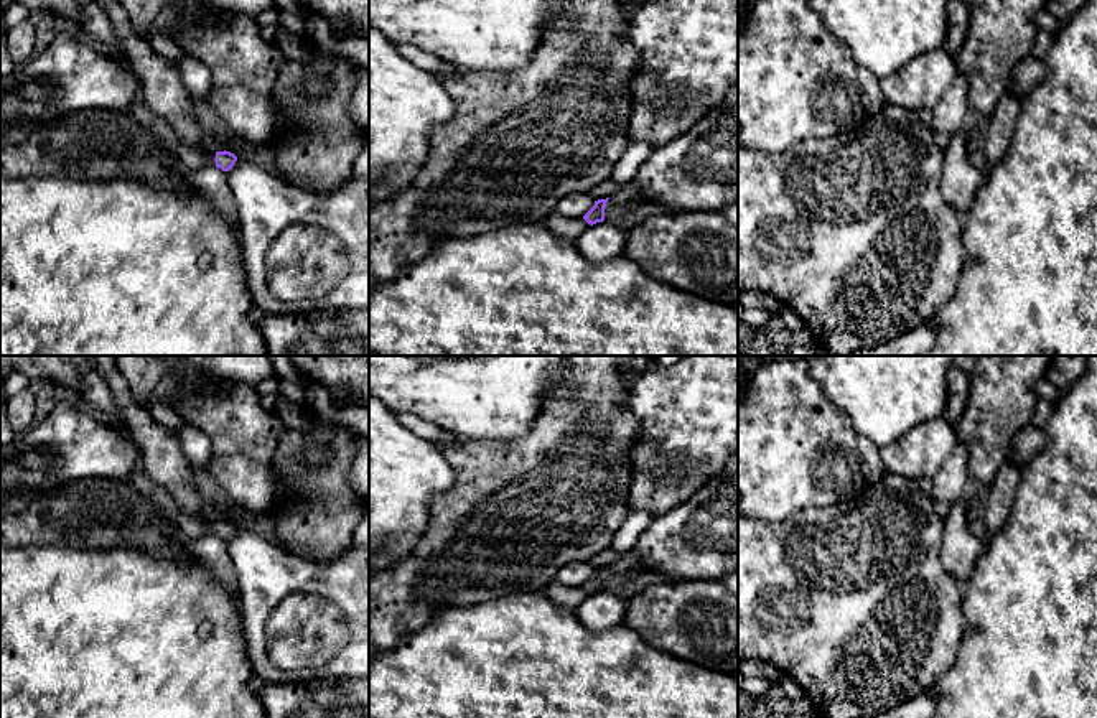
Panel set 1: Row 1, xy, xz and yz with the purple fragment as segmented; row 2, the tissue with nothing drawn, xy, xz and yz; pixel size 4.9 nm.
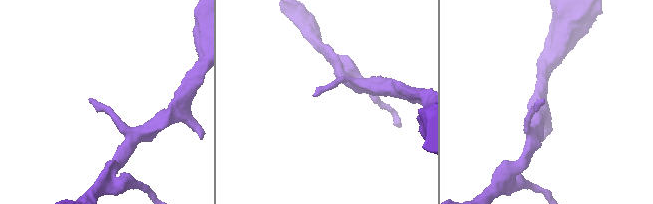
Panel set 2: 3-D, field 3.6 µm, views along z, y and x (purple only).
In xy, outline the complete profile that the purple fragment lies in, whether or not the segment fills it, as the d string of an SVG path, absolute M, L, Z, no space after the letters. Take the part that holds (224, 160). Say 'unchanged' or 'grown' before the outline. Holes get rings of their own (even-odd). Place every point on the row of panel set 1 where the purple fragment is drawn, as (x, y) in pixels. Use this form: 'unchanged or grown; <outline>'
grown; M137 97L127 112L137 124L145 127L158 142L176 155L188 176L206 163L216 165L222 171L229 171L237 161L237 156L231 152L209 152L180 140L163 117L147 109L142 97Z

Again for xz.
grown; M609 198L595 201L595 206L583 217L563 217L550 214L540 226L562 239L575 240L588 226L605 221L605 207Z

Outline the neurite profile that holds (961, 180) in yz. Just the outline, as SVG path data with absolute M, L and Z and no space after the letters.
M962 132L950 133L950 142L944 147L942 163L942 198L950 204L960 221L969 216L975 193L983 181L983 173L969 161L967 140Z

